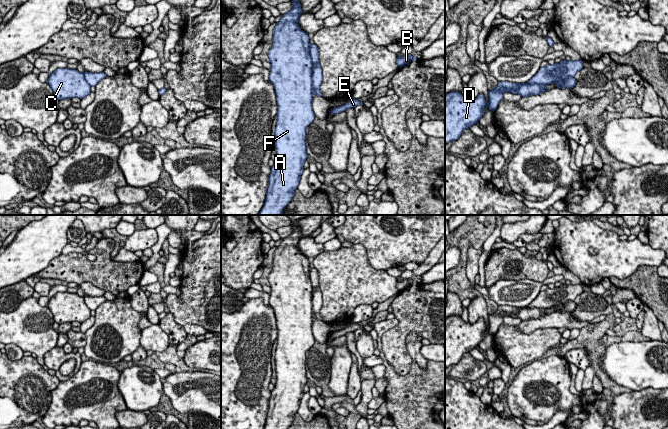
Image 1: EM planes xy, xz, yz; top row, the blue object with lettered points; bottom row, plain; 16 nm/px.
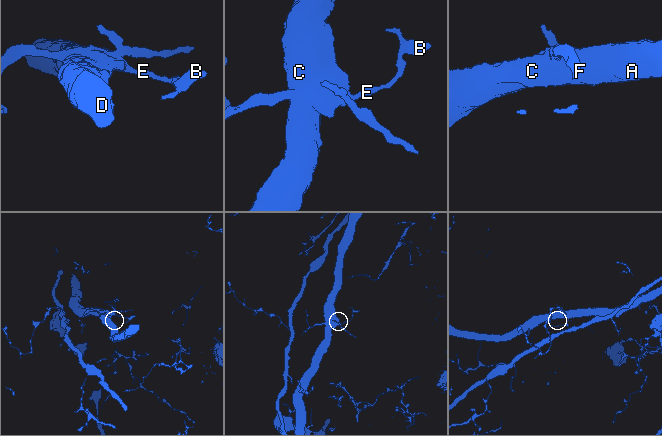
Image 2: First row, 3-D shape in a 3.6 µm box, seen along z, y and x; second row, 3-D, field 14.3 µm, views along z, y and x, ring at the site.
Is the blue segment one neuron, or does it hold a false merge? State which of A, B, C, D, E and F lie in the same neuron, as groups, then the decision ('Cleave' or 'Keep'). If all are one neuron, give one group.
Groups: A C D F / B E. Cleave

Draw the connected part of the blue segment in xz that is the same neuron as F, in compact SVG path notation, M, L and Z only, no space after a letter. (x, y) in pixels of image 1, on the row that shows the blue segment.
M292 0L292 9L282 15L273 29L273 43L268 51L271 63L269 80L273 84L278 105L275 127L276 159L271 167L264 206L258 215L281 215L297 189L303 166L309 157L306 153L306 128L313 123L312 73L308 33L298 25L302 9L299 0Z

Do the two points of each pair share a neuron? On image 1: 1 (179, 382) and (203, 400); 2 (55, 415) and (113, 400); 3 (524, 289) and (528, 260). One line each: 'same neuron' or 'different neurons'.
1: same neuron
2: same neuron
3: different neurons

